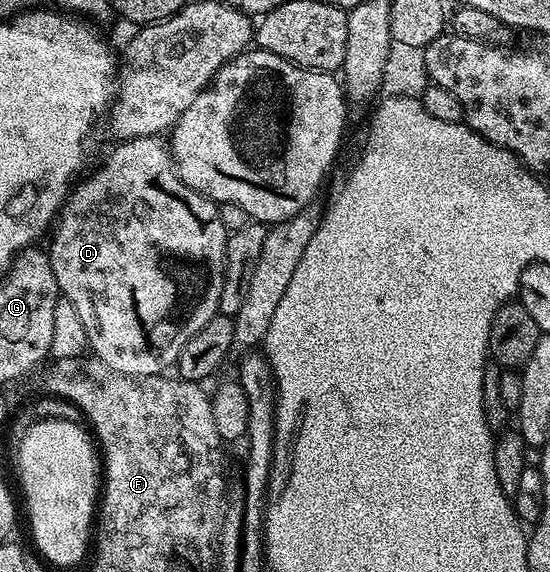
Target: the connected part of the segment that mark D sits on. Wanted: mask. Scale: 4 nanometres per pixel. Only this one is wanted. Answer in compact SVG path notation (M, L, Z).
M163 135L133 137L116 142L116 144L116 147L108 153L107 160L84 183L79 181L74 184L71 194L63 204L57 226L50 236L52 239L49 254L53 265L53 277L57 277L60 296L68 299L73 305L73 309L77 309L78 315L81 316L81 322L85 324L87 342L94 358L105 361L105 365L109 365L109 369L113 369L117 373L162 375L178 364L181 349L185 349L185 341L189 341L189 337L193 337L193 333L197 333L197 329L201 329L201 325L205 325L219 314L223 272L227 269L229 232L225 229L225 225L221 225L219 204L201 193L189 189L189 185L185 185L185 181L181 181L181 177L175 169L175 160L171 158L168 140Z

